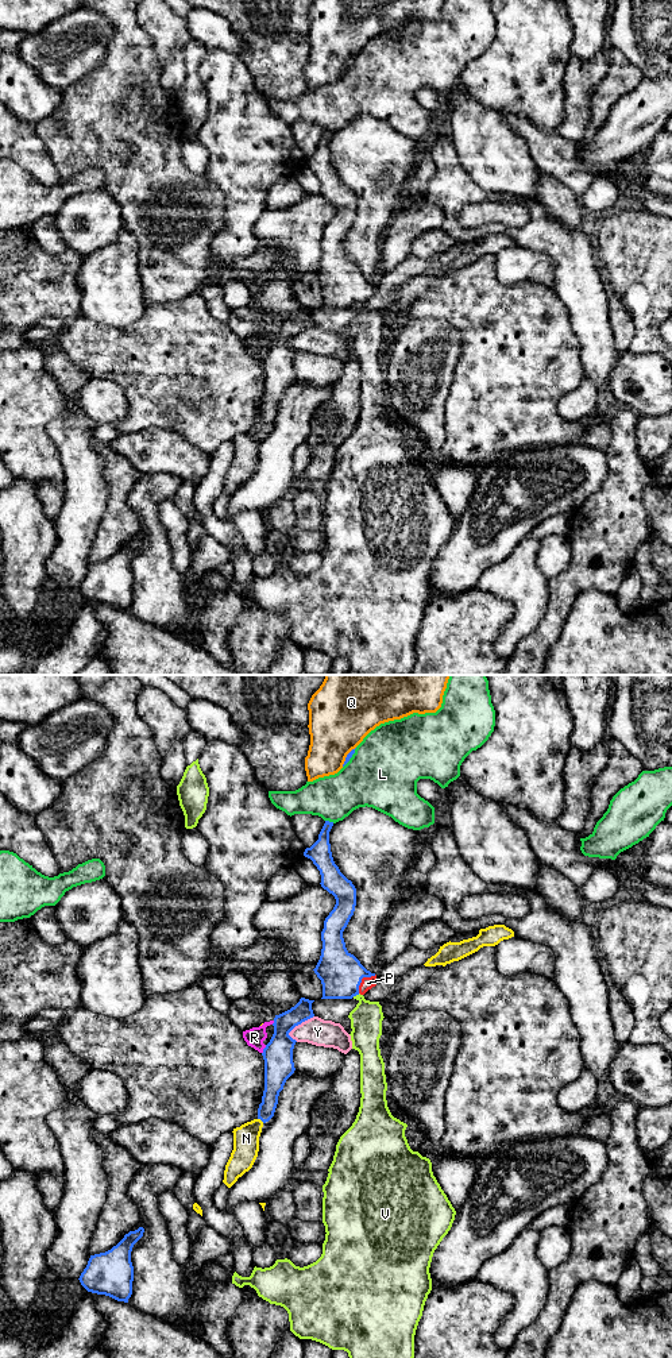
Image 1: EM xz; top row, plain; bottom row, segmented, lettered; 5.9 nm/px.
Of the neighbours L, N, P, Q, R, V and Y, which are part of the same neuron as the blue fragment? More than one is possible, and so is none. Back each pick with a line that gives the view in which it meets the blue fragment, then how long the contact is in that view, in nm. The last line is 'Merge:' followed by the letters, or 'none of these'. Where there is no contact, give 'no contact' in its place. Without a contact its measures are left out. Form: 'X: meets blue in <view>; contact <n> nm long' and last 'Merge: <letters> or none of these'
P: meets blue in xz; contact 160 nm long
Merge: P

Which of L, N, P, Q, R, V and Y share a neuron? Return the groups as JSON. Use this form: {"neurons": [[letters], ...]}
{"neurons": [["L"], ["N", "R"], ["P"], ["Q"], ["V"], ["Y"]]}

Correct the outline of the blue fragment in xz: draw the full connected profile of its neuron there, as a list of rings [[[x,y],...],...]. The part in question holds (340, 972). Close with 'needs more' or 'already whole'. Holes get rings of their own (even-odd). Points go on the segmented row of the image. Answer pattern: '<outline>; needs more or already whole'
[[[325,821],[318,840],[304,852],[320,871],[321,887],[336,899],[324,921],[321,956],[313,971],[323,984],[321,999],[352,999],[375,987],[378,979],[345,948],[343,931],[355,911],[356,888],[333,861],[329,844],[332,826],[333,822]]]; needs more

